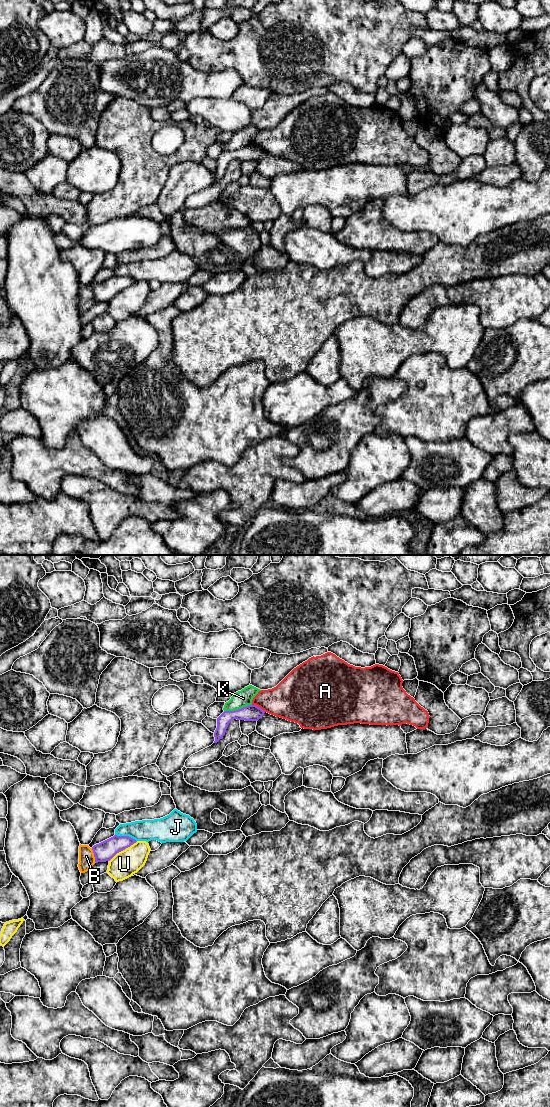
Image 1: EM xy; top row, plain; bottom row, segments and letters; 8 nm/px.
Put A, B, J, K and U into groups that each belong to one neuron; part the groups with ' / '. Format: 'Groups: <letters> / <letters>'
Groups: A / B / J / K / U

